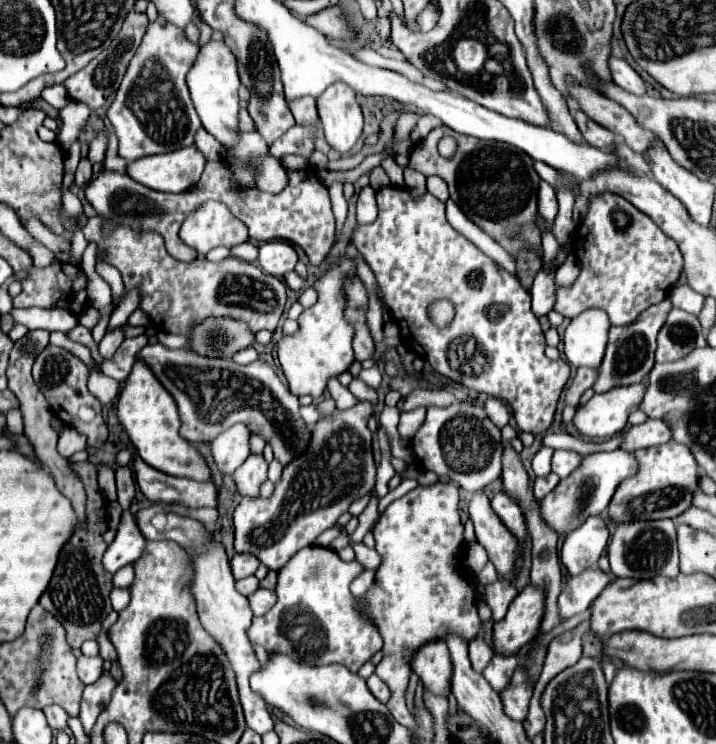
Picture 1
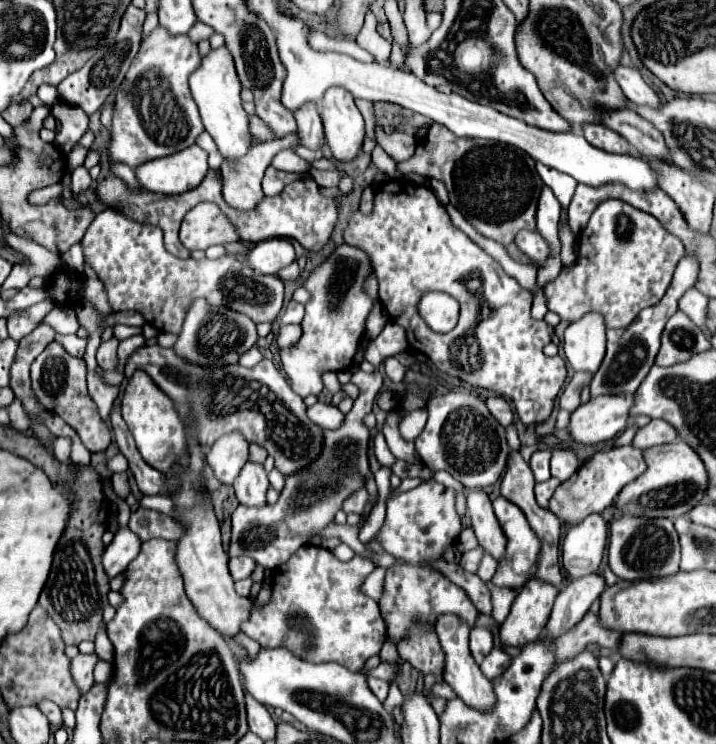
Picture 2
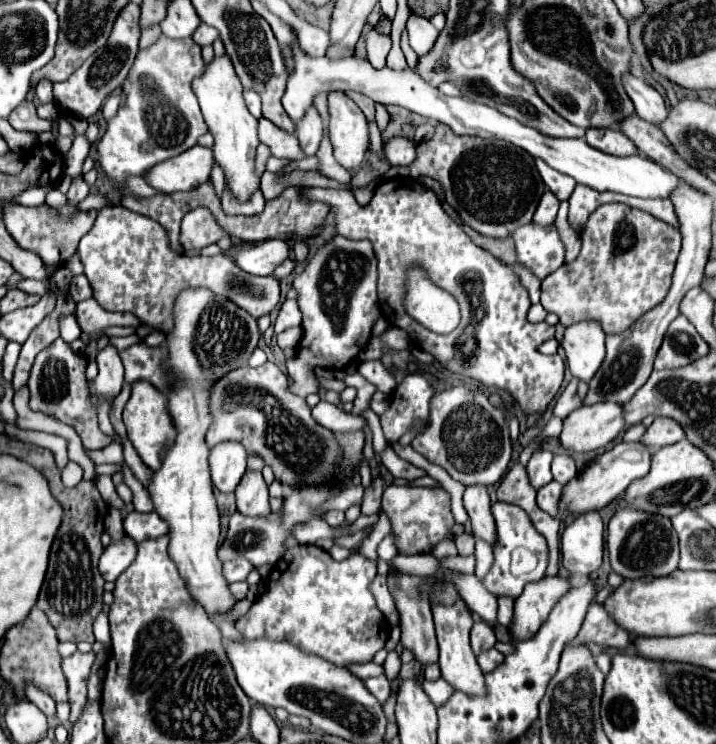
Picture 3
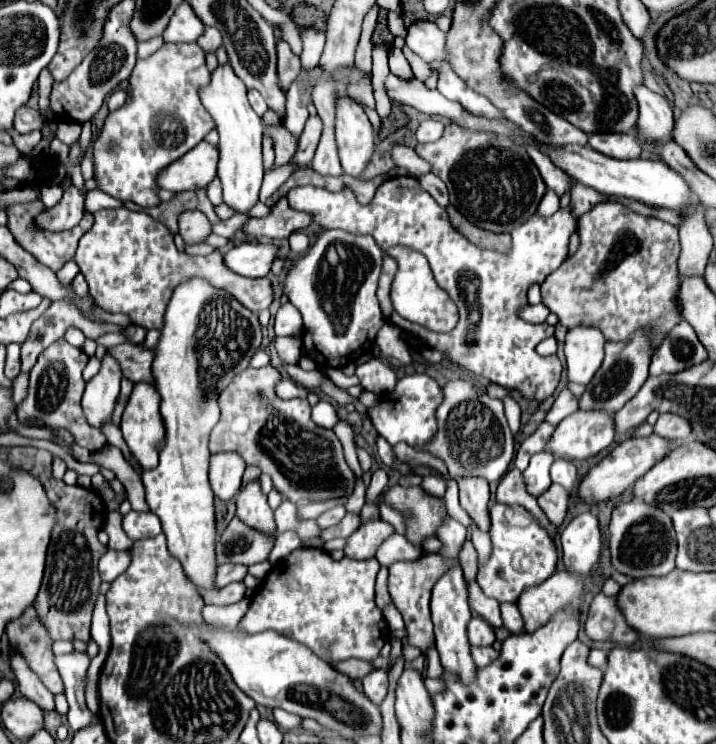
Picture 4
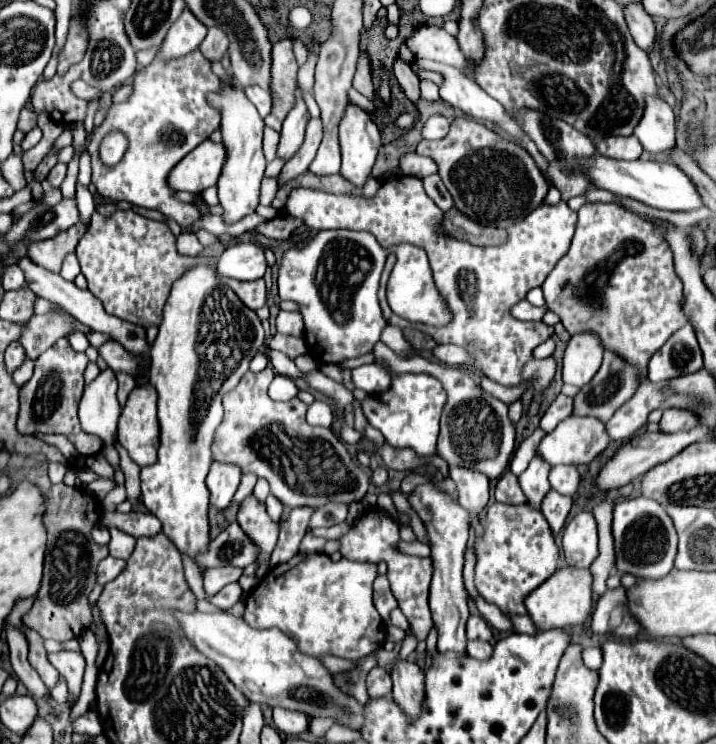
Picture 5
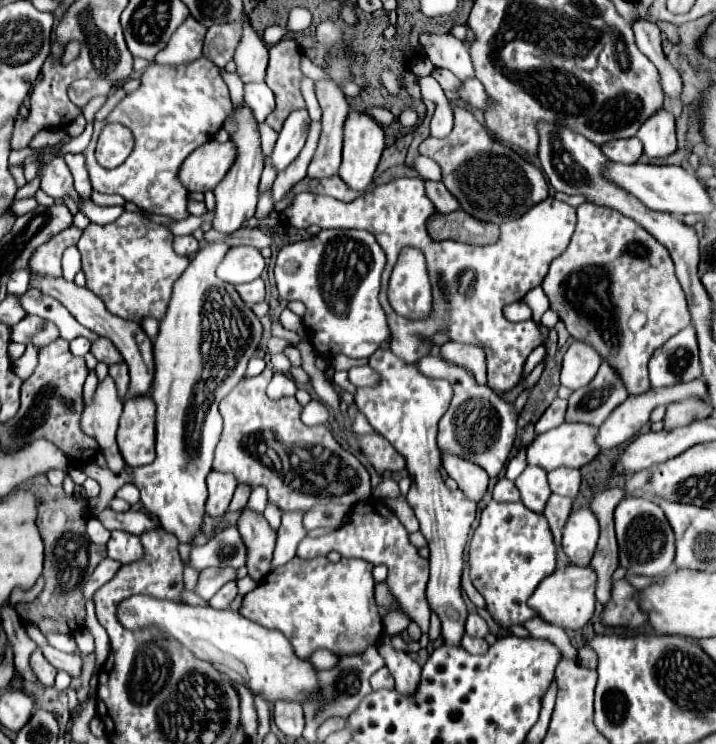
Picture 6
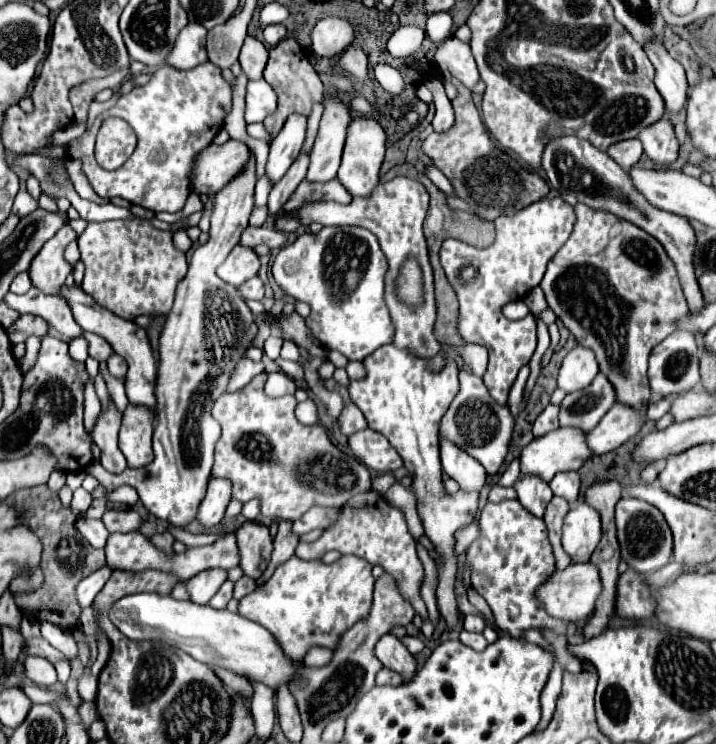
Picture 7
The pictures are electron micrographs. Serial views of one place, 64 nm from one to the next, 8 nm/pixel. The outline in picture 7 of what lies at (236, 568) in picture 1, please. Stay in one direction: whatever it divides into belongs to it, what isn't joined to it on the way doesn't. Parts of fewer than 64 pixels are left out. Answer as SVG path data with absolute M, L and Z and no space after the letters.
M212 568L204 570L196 576L192 576L186 582L186 588L192 596L192 602L196 604L208 604L208 600L218 592L218 588L228 580L228 570L222 568Z

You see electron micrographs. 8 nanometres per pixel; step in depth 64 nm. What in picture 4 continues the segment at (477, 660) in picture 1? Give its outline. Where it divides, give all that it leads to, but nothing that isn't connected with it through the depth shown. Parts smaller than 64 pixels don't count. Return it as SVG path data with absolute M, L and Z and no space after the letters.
M472 618L468 626L468 636L472 646L492 646L494 644L494 630L482 618Z

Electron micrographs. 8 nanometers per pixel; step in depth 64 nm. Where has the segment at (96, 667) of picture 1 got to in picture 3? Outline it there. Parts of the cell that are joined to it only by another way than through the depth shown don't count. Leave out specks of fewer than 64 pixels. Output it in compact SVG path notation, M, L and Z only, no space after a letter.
M76 652L70 658L62 660L62 670L68 680L68 694L70 694L70 706L72 706L70 720L72 722L78 720L78 716L86 704L86 698L88 698L86 686L88 686L88 676L94 666L94 660L96 660L94 652L88 652L88 654Z

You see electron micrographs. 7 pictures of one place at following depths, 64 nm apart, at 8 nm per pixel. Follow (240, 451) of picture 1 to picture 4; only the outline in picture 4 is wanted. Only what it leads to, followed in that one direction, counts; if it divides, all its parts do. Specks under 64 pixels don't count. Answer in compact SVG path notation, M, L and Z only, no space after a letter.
M218 452L210 458L210 484L214 496L222 502L228 502L236 496L242 486L244 460L236 452Z

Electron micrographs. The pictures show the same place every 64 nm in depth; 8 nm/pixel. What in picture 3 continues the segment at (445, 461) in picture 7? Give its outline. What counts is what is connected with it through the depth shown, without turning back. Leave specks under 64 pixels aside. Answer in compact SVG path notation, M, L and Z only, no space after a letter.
M468 486L464 492L464 506L472 522L472 532L494 548L496 546L496 524L490 512L490 496L486 488Z

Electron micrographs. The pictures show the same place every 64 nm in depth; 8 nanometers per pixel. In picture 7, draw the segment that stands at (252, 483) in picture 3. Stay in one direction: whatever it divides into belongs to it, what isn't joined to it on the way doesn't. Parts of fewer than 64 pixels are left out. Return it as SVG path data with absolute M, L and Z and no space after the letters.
M246 520L236 530L236 536L240 548L240 568L246 576L258 580L272 554L272 536L268 532L268 526Z

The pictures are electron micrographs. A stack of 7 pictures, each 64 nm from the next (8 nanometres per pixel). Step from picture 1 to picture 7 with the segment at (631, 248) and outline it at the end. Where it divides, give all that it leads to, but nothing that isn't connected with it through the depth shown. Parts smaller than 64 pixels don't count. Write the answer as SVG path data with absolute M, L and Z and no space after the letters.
M576 204L576 224L568 242L560 252L548 262L548 270L540 282L540 288L546 294L548 306L564 322L564 326L574 334L576 342L590 348L600 364L600 370L614 384L618 402L624 402L634 408L642 408L650 400L652 392L648 386L648 356L656 344L666 336L676 332L680 318L688 316L688 304L682 294L676 268L662 244L648 236L636 224L618 218L612 212L602 212Z

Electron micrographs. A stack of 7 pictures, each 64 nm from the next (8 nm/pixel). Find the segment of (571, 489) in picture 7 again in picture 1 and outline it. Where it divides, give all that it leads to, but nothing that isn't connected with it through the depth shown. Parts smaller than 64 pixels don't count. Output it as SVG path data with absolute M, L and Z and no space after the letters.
M556 450L552 458L552 472L556 472L560 478L566 478L580 466L580 460L582 456L574 450Z

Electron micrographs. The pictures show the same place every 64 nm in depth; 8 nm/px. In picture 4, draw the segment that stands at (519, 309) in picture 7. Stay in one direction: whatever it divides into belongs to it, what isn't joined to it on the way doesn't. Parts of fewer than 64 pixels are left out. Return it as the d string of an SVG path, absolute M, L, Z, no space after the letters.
M536 304L536 306L524 306L522 310L520 310L520 316L526 320L526 322L532 322L532 324L538 324L538 322L544 322L546 320L546 316L550 314L550 310L546 308L546 306L542 306L542 304Z

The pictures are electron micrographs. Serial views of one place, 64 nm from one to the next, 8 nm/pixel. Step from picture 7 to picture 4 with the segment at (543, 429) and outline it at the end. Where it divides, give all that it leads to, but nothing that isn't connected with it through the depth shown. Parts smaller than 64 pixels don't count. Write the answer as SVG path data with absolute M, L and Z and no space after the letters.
M564 388L558 398L554 400L548 416L546 416L546 422L552 422L552 424L558 424L560 420L564 420L566 416L570 416L572 412L578 410L578 398L568 390Z

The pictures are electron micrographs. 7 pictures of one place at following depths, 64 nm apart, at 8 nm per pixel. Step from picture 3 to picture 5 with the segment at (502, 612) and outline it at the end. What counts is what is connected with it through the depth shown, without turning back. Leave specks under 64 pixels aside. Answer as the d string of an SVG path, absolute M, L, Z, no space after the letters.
M512 616L510 622L514 626L514 632L518 632L518 634L536 634L538 632L538 628L534 628L534 624L528 616Z

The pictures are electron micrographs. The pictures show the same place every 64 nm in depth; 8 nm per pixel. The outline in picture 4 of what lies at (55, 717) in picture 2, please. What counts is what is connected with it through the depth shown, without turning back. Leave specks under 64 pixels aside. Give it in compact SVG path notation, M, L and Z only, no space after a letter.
M12 652L12 670L18 680L18 690L24 698L36 702L42 710L54 710L54 696L40 684L38 676L26 666L22 656L18 652Z

